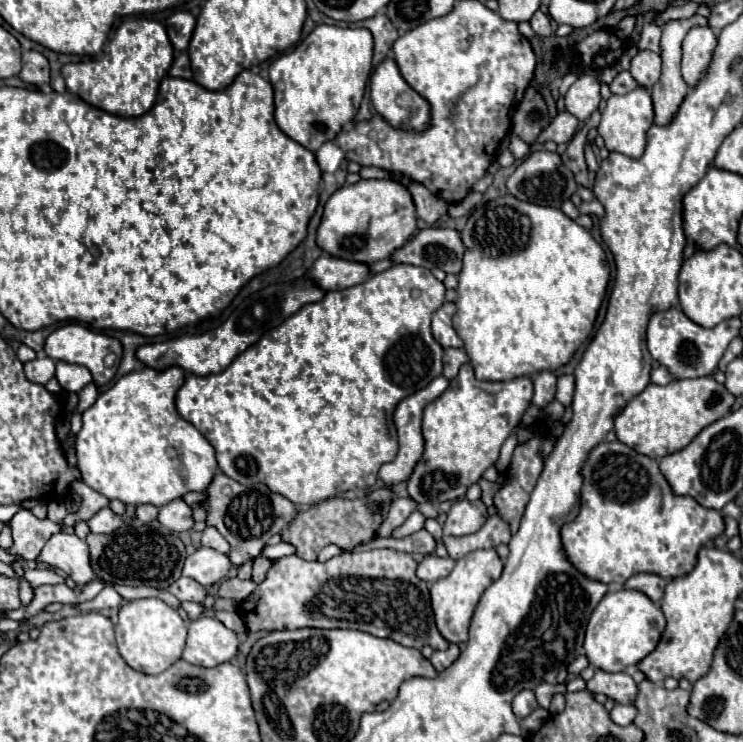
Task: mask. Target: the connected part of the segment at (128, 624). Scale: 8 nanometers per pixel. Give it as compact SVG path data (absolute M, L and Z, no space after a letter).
M147 597L147 599L127 601L119 609L119 621L115 625L115 633L117 633L117 647L123 661L137 671L157 675L163 673L181 657L181 651L185 647L185 637L187 637L187 623L179 617L175 609L171 609L161 599Z

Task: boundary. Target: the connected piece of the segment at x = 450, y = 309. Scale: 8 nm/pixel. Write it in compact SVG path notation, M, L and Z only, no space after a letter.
M443 303L435 313L433 313L433 321L431 321L431 331L435 341L441 347L463 347L463 341L457 337L455 329L453 329L453 319L455 315L455 303Z

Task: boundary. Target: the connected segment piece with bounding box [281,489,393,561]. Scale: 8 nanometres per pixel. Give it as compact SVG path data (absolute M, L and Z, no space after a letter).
M377 489L373 493L369 493L367 497L361 497L361 499L345 499L345 497L333 497L333 499L327 499L327 501L321 501L305 511L299 511L295 521L291 521L287 525L287 529L281 531L283 535L283 541L287 543L293 543L297 547L297 555L305 561L315 561L319 551L329 545L329 543L335 543L343 549L353 549L365 541L371 541L375 537L375 531L377 527L381 525L383 517L381 513L373 513L369 509L369 501L379 501L379 503L385 503L393 499L393 493L389 489Z

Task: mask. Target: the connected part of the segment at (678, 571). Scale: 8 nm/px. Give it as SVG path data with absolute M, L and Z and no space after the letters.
M621 441L595 447L581 473L585 479L581 489L581 511L573 523L561 529L561 539L569 561L595 581L623 585L635 573L655 573L665 579L687 575L697 563L699 549L725 529L721 511L705 509L689 495L675 495L659 471L659 463Z

